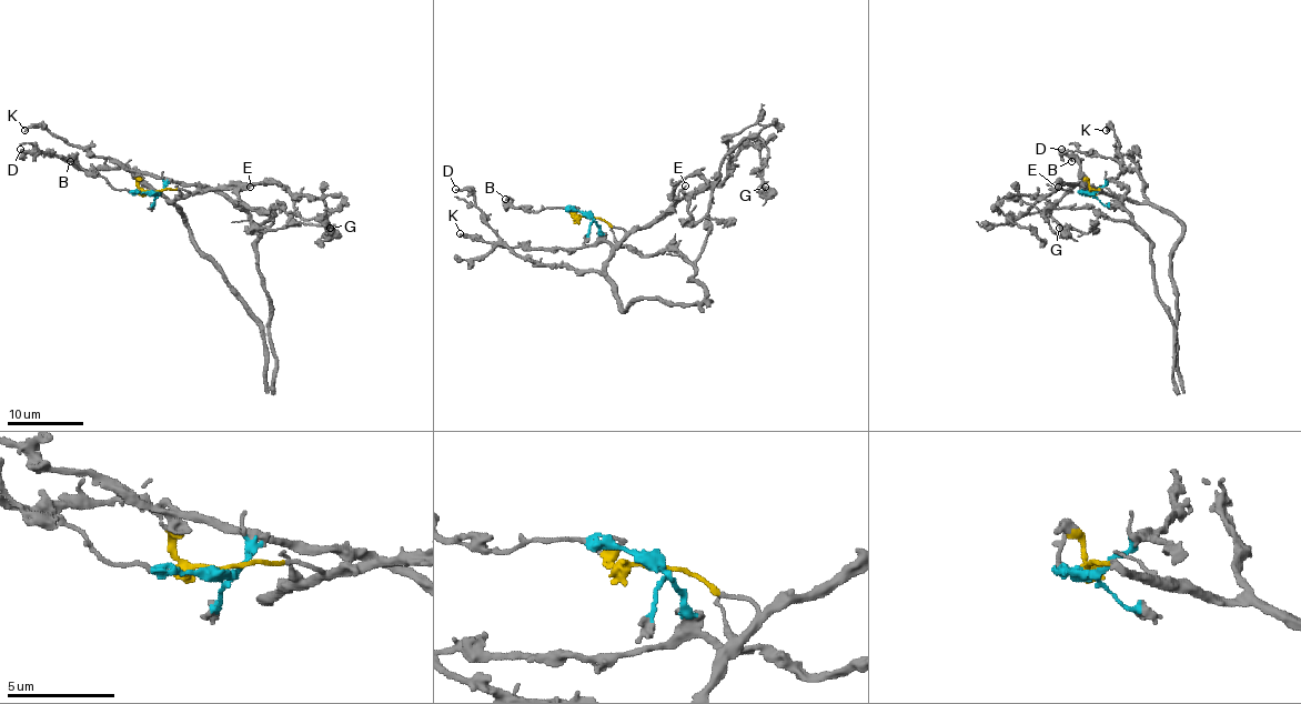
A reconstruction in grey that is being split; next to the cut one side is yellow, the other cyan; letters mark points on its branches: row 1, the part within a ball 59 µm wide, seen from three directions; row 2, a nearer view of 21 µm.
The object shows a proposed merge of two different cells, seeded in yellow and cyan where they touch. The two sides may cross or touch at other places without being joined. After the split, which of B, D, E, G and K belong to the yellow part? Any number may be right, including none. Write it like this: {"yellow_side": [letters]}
{"yellow_side": ["D", "E", "G"]}

